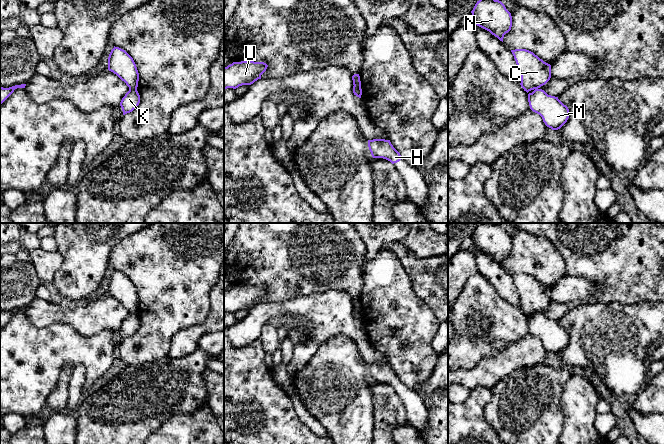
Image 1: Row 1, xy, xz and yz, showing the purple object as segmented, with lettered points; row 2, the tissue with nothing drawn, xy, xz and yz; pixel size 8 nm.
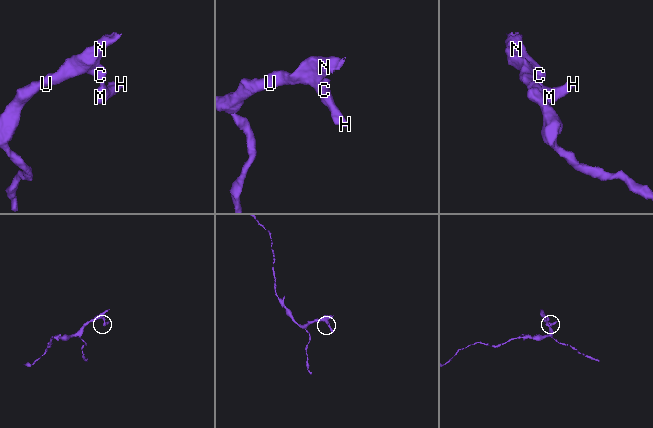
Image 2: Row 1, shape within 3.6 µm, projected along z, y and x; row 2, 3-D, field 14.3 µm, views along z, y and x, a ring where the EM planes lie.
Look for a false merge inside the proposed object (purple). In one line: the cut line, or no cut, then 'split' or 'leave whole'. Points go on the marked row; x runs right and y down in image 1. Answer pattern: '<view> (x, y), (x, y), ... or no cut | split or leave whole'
xy (129, 88), (136, 90) | split

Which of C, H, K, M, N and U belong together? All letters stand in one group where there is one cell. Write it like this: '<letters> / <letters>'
C N U / H K M

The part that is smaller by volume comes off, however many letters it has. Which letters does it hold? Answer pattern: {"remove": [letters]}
{"remove": ["H", "K", "M"]}

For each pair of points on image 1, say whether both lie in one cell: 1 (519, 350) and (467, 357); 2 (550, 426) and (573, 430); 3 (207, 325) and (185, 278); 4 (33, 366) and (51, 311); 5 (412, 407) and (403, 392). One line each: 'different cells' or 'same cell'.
1: different cells
2: different cells
3: different cells
4: different cells
5: same cell

